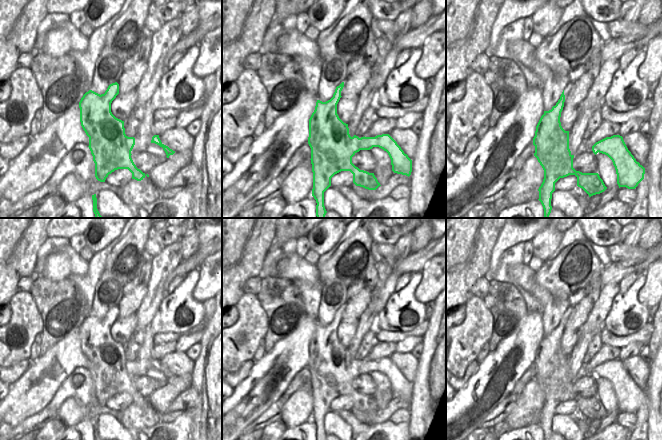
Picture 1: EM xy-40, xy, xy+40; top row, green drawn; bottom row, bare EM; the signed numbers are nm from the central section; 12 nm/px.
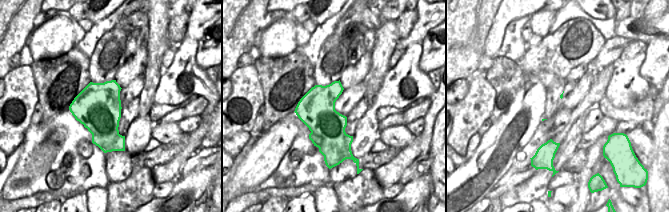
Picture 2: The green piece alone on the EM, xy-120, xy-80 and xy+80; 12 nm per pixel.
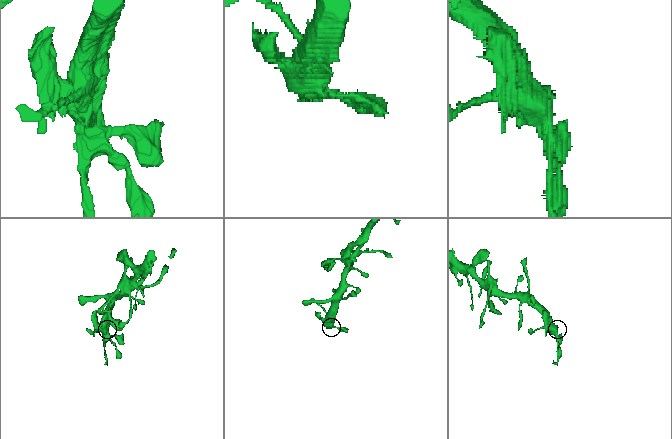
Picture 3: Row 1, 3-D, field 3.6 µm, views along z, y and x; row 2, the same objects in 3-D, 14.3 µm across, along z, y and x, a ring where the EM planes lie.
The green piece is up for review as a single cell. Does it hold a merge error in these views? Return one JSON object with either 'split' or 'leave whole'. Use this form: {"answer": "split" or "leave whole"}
{"answer": "leave whole"}

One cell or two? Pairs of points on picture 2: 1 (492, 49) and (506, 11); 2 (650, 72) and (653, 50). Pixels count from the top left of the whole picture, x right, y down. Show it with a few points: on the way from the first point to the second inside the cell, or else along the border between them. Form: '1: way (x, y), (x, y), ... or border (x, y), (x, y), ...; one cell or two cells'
1: way (494, 40), (501, 20); one cell
2: way (653, 67), (653, 55); one cell

